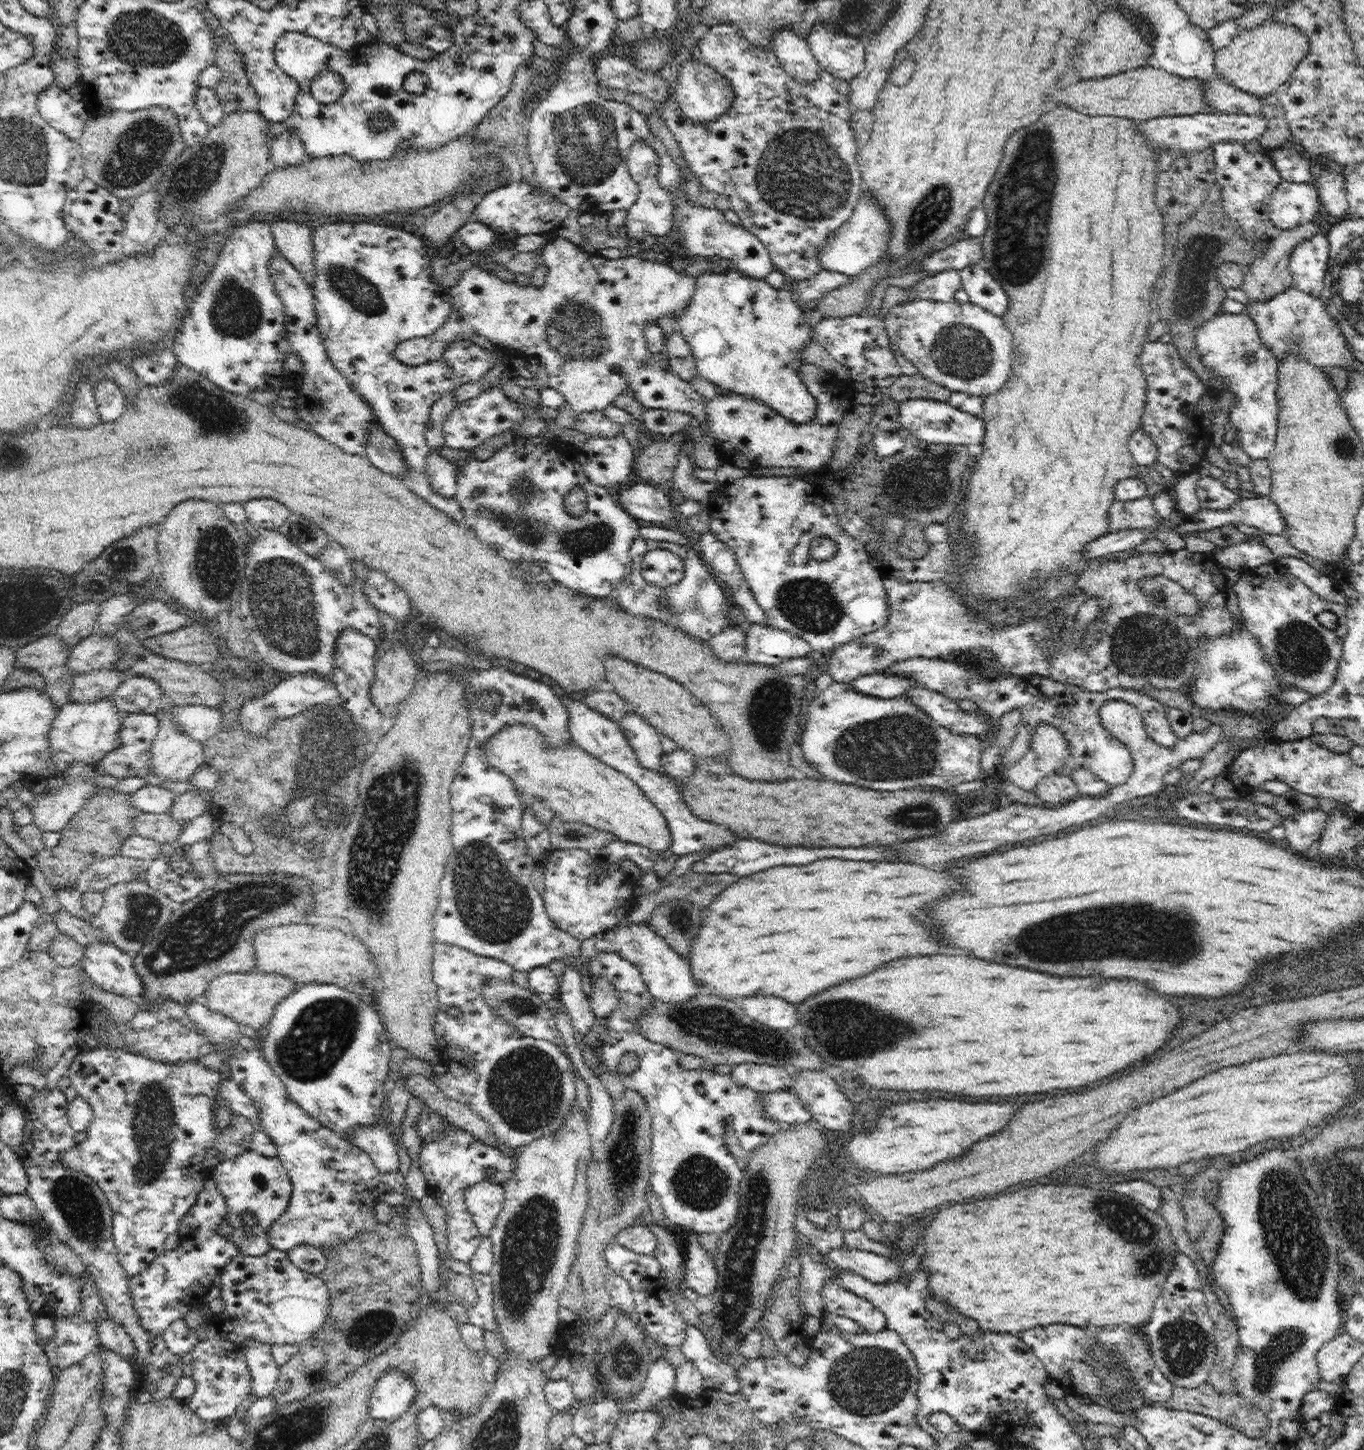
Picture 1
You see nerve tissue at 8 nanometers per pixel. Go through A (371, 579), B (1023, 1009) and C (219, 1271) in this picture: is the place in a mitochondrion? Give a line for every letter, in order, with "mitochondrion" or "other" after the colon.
A: other
B: other
C: other

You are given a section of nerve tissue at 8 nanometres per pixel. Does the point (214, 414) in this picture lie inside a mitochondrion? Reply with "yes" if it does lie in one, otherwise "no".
yes

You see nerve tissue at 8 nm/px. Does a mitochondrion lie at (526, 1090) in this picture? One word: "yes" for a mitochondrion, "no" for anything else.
yes

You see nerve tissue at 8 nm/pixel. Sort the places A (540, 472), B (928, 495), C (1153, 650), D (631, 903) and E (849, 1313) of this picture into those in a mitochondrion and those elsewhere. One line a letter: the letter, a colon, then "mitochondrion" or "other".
A: other
B: mitochondrion
C: mitochondrion
D: other
E: other

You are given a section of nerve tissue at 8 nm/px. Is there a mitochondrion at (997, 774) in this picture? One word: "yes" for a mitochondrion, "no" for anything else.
no

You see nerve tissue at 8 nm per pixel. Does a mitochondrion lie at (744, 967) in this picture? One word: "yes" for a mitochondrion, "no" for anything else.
no

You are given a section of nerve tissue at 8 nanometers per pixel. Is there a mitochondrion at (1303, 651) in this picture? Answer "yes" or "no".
yes

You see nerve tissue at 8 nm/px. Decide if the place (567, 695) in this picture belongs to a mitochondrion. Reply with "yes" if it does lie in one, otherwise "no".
no

